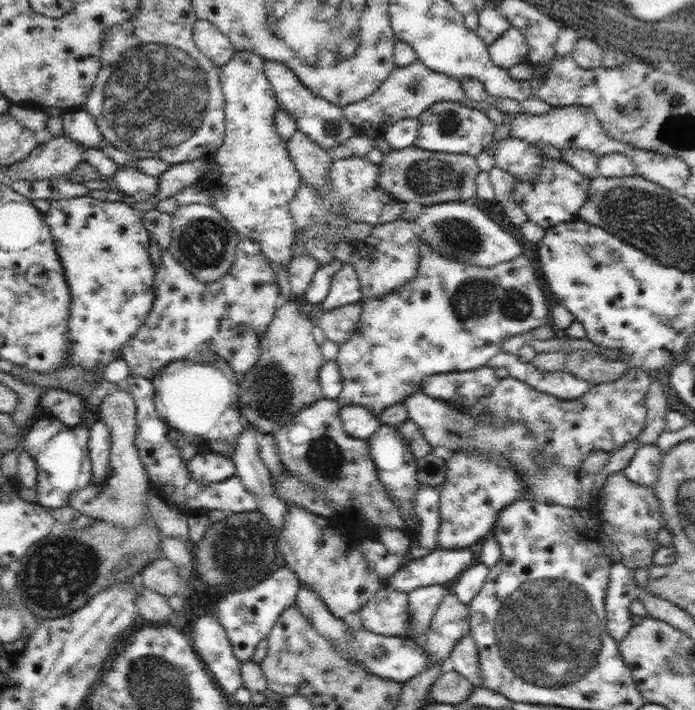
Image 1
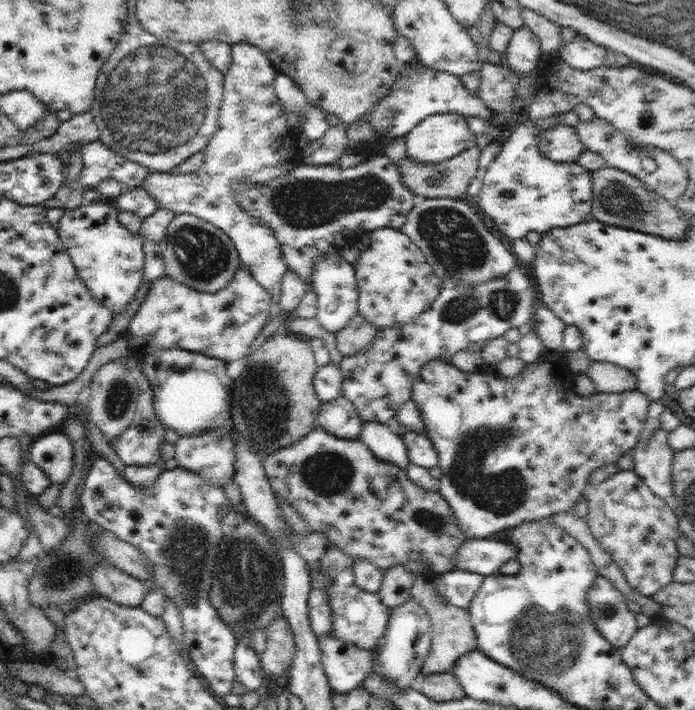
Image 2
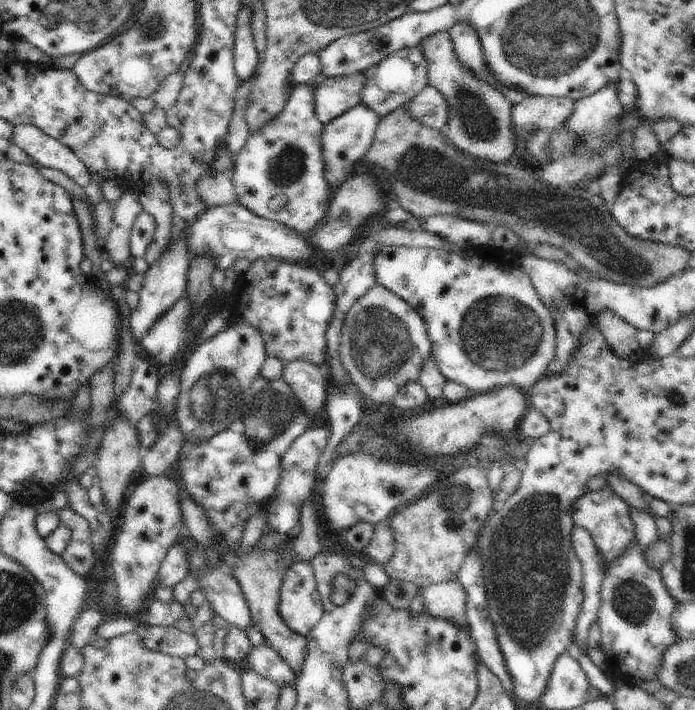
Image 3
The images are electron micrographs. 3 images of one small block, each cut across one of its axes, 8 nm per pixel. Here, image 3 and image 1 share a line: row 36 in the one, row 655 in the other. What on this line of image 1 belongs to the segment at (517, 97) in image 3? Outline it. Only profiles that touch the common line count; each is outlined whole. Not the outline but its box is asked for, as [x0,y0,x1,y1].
[448,633,483,688]

